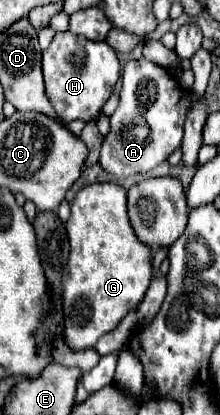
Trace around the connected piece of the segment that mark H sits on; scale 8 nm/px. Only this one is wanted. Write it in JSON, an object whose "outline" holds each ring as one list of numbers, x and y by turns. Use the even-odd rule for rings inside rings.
{"outline":[[62,32,52,38,42,58,42,70,46,82,46,96,64,124,76,118,86,122,96,118,120,78,120,62,110,44,86,40,70,32]]}

